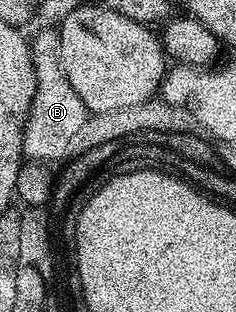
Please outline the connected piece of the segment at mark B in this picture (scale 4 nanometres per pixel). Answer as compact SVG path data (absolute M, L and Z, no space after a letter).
M57 30L40 32L30 44L33 53L31 66L36 69L37 85L22 131L22 152L25 158L33 162L54 165L57 159L65 160L70 155L72 136L84 126L88 112L84 101L76 97L76 89L68 85L68 77L64 77Z

